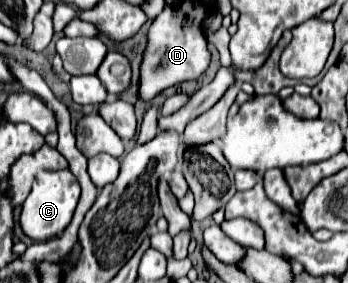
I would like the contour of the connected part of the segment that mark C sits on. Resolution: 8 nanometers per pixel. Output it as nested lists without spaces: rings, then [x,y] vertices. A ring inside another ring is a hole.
[[[41,170],[35,178],[35,186],[33,186],[31,194],[27,196],[27,200],[23,202],[23,208],[21,208],[19,224],[21,224],[23,234],[35,242],[51,240],[51,238],[63,234],[67,224],[71,224],[79,196],[81,196],[79,182],[69,170],[59,170],[59,172]]]

